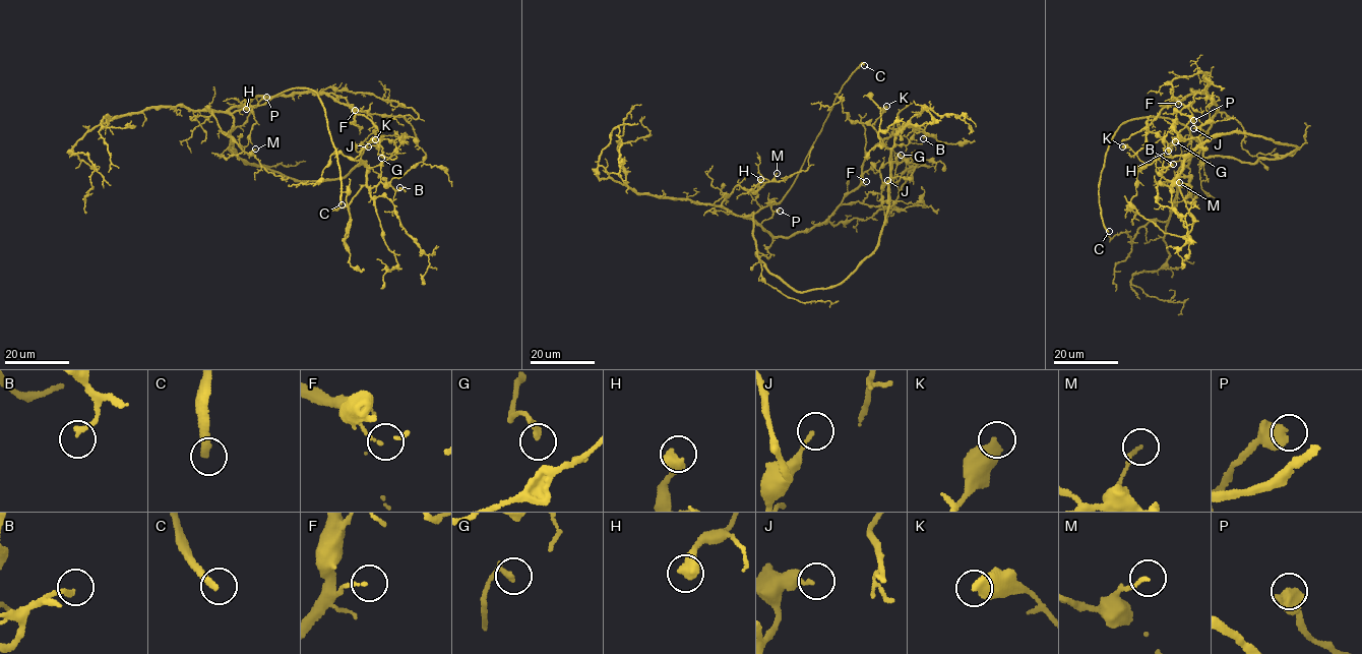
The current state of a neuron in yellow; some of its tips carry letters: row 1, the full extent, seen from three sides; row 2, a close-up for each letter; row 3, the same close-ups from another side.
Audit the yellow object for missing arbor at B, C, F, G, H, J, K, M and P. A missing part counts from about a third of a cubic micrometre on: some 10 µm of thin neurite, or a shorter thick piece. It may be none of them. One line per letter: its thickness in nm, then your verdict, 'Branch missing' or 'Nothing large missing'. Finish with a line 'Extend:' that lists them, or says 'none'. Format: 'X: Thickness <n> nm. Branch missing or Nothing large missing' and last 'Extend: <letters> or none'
B: Thickness 200 nm. Nothing large missing
C: Thickness 300 nm. Branch missing
F: Thickness 100 nm. Nothing large missing
G: Thickness 190 nm. Nothing large missing
H: Thickness 550 nm. Nothing large missing
J: Thickness 140 nm. Nothing large missing
K: Thickness 500 nm. Nothing large missing
M: Thickness 130 nm. Nothing large missing
P: Thickness 600 nm. Branch missing
Extend: C, P

